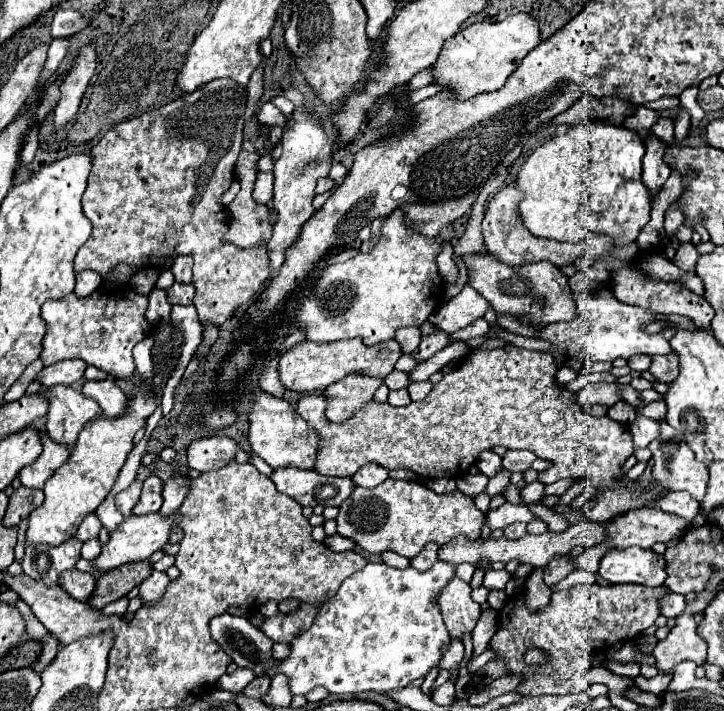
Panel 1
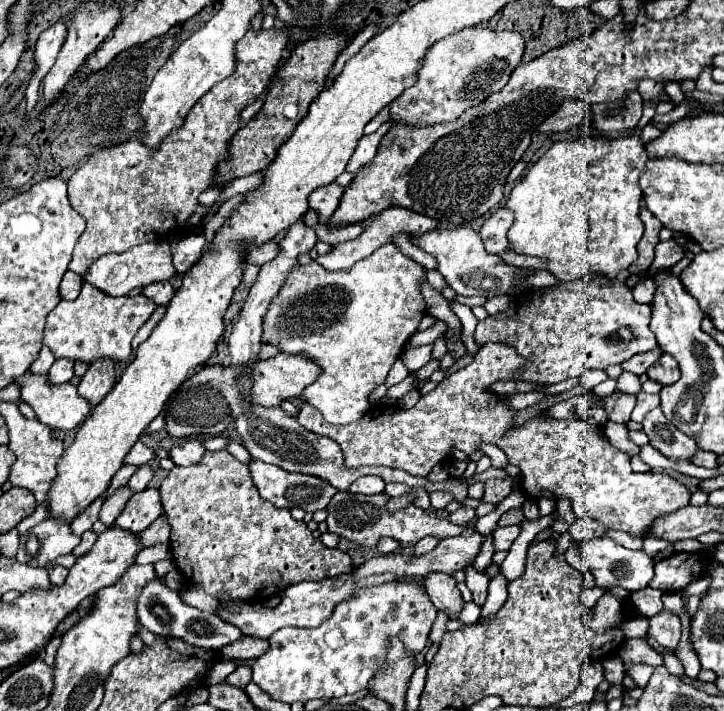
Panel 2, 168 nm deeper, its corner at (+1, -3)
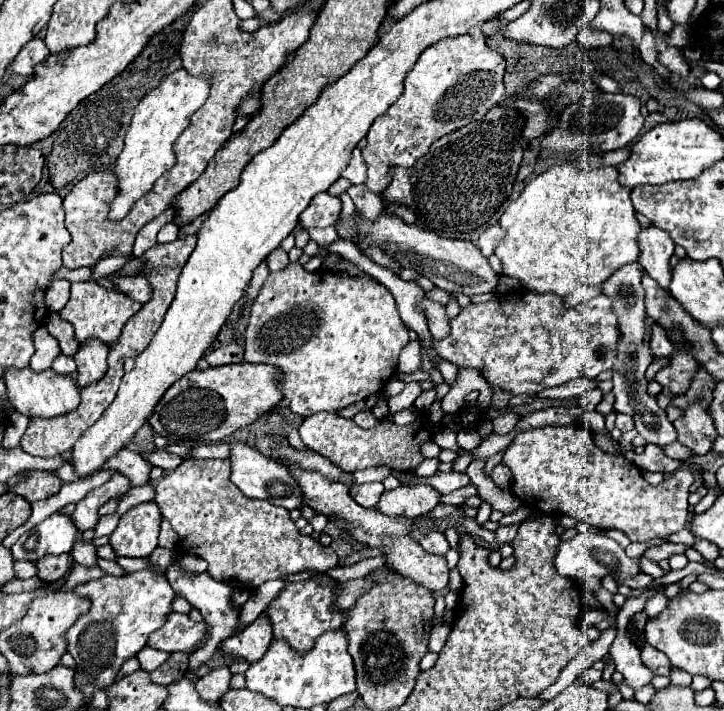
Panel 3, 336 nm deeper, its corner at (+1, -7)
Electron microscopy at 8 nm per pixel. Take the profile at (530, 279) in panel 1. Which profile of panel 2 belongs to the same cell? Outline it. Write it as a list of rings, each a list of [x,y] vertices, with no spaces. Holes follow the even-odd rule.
[[[453,228],[453,230],[431,230],[419,236],[411,236],[411,244],[423,248],[427,254],[435,256],[437,272],[443,280],[461,296],[483,294],[487,298],[497,294],[515,294],[515,278],[527,274],[523,268],[507,266],[499,256],[489,254],[481,242],[479,232],[471,228]]]

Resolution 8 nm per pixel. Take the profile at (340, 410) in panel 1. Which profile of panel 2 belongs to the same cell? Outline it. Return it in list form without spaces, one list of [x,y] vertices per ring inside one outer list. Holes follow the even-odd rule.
[[[391,242],[339,272],[329,272],[317,262],[295,264],[263,316],[261,342],[277,346],[279,352],[301,354],[313,360],[321,368],[321,374],[303,390],[301,398],[315,406],[329,424],[357,422],[369,410],[369,394],[385,382],[393,362],[403,354],[407,340],[425,316],[425,300],[419,292],[421,280],[425,280],[425,268],[403,256]]]

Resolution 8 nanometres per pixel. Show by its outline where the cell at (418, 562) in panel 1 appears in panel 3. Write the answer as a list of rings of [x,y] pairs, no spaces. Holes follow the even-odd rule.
[[[431,530],[429,534],[425,534],[425,538],[419,544],[421,544],[421,548],[427,554],[441,554],[441,556],[445,556],[449,552],[449,542],[447,542],[445,534],[437,532],[437,530]]]

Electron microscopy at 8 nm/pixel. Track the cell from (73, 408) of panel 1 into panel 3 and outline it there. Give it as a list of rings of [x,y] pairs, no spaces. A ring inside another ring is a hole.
[[[9,368],[5,372],[3,380],[7,384],[9,400],[15,406],[15,410],[29,416],[29,418],[55,418],[55,416],[69,414],[69,412],[77,410],[77,404],[81,400],[79,388],[73,382],[73,378],[71,376],[59,376],[53,370],[33,372],[31,368],[23,368],[23,370]]]

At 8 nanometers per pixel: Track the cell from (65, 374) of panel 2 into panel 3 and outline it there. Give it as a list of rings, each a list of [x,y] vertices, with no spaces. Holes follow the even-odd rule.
[[[59,354],[55,358],[55,362],[53,362],[53,370],[57,374],[61,374],[61,376],[69,376],[69,374],[75,372],[75,360],[69,358],[69,356],[65,356],[65,354]]]

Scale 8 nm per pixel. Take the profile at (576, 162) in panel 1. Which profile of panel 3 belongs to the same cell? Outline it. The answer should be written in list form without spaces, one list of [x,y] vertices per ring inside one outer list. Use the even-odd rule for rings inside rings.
[[[577,160],[553,164],[523,188],[519,198],[507,206],[499,220],[499,224],[507,230],[505,238],[495,248],[495,254],[503,262],[503,274],[519,278],[529,290],[553,292],[569,306],[577,306],[599,296],[601,284],[609,280],[617,268],[637,262],[639,256],[637,236],[641,232],[641,224],[635,216],[629,194],[631,190],[617,182],[617,166],[603,166],[583,172]]]

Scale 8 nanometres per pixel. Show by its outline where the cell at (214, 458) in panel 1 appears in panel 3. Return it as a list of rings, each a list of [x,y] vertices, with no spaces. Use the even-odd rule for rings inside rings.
[[[153,450],[153,452],[141,452],[145,456],[145,460],[149,460],[153,466],[159,466],[163,470],[175,470],[183,458],[177,456],[177,454],[169,454],[169,452],[163,452],[163,450]]]

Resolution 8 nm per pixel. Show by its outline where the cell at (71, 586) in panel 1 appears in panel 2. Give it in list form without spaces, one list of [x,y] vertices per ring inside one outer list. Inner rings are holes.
[[[53,566],[53,568],[47,568],[47,572],[49,572],[49,580],[51,580],[51,584],[53,586],[61,586],[63,582],[65,582],[65,576],[67,576],[67,568],[63,568],[63,566]]]

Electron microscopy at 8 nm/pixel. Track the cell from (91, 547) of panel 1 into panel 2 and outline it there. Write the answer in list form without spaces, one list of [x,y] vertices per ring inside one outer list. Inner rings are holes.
[[[88,530],[81,536],[81,543],[73,550],[73,554],[76,557],[82,556],[91,550],[93,544],[95,544],[97,540],[97,534],[95,534],[92,530]]]

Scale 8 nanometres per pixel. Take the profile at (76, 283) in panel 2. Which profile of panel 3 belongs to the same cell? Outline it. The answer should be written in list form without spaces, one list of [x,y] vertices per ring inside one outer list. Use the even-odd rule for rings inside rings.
[[[55,280],[55,284],[49,286],[49,292],[45,296],[45,302],[47,302],[49,310],[59,312],[67,304],[67,300],[69,300],[69,288],[71,288],[69,280]]]

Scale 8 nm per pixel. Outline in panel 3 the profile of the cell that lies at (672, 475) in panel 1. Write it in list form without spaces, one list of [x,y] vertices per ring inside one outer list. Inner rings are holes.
[[[637,262],[627,264],[623,268],[619,268],[605,284],[603,284],[603,292],[607,296],[613,298],[613,310],[619,316],[619,326],[621,326],[621,340],[619,340],[619,356],[617,362],[613,366],[613,394],[615,394],[615,412],[629,412],[635,420],[635,428],[637,432],[647,440],[653,442],[657,446],[667,446],[677,442],[677,430],[673,426],[673,422],[669,422],[667,414],[663,408],[657,406],[657,400],[653,396],[649,396],[647,390],[647,380],[645,380],[645,370],[647,366],[653,362],[651,350],[649,346],[643,346],[641,338],[645,334],[645,326],[643,326],[643,316],[645,316],[645,306],[643,306],[643,298],[645,298],[645,290],[641,286],[641,266]]]

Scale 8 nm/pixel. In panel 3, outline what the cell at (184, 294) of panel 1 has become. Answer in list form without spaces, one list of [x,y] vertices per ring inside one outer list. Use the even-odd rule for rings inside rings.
[[[133,276],[133,278],[115,278],[113,284],[123,292],[127,294],[131,300],[139,302],[139,304],[145,304],[149,302],[151,298],[151,284],[145,276]]]

